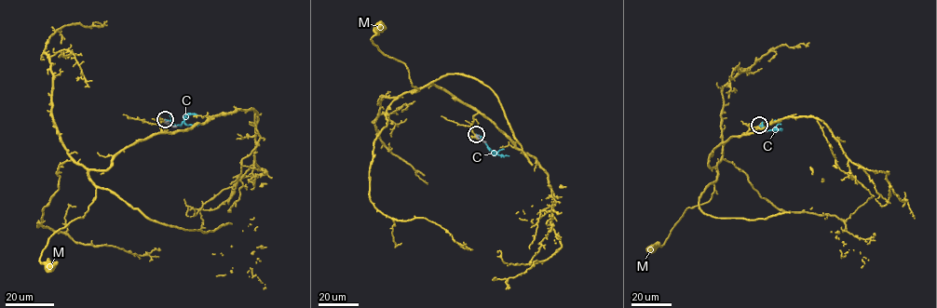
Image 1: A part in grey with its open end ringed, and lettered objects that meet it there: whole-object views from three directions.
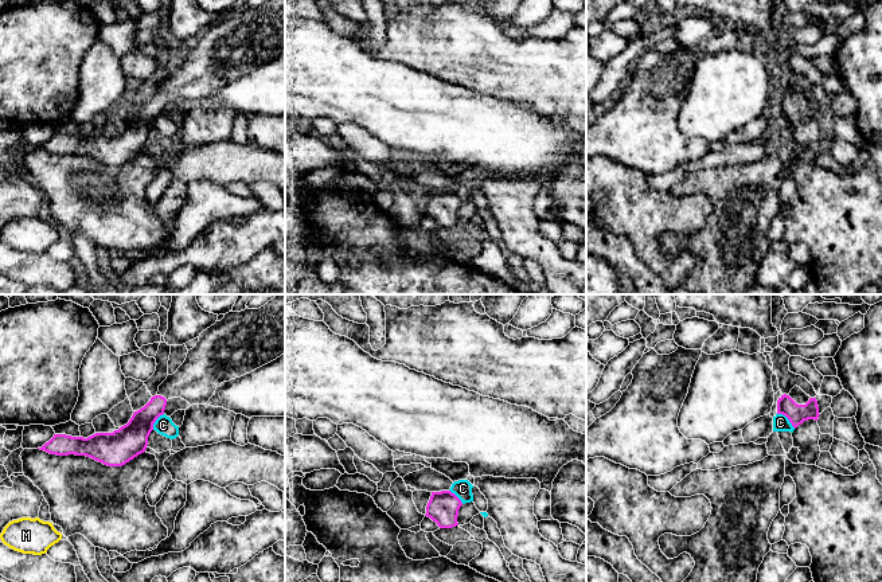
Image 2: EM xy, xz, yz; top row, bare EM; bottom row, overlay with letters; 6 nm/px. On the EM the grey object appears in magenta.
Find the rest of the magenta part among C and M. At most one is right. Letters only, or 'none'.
none

